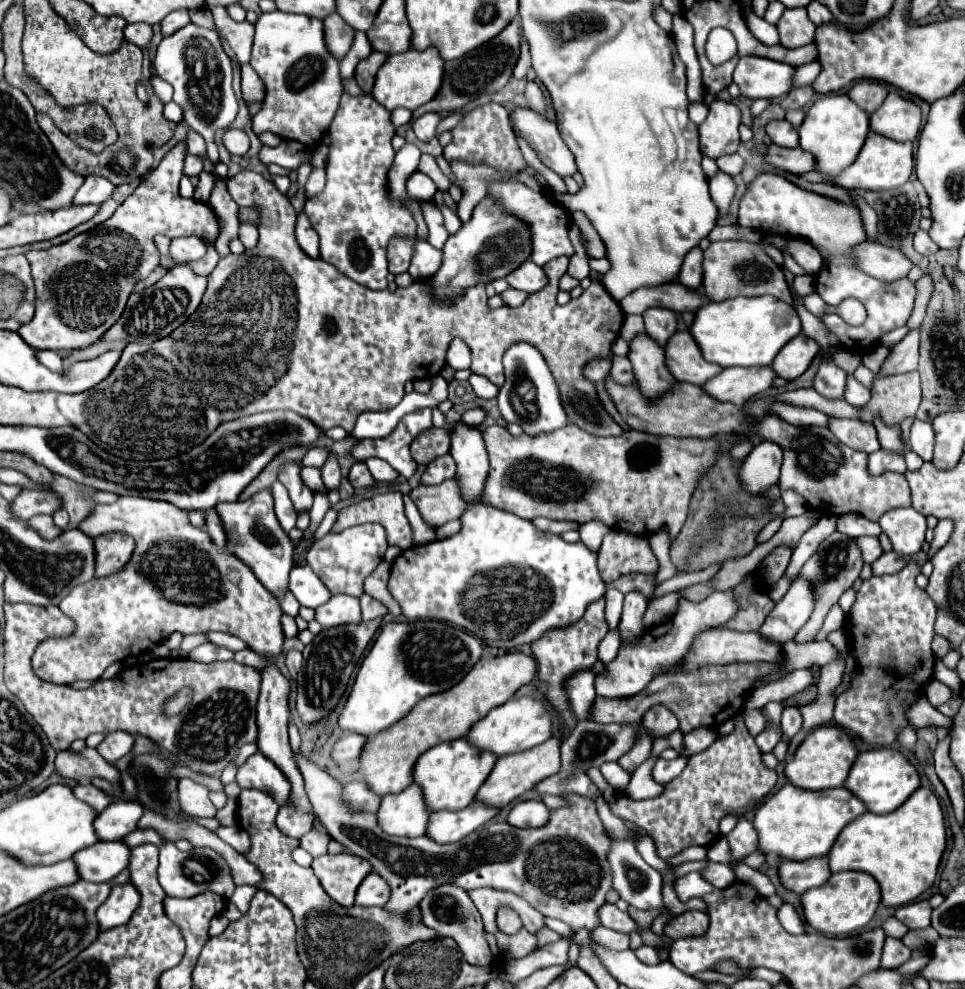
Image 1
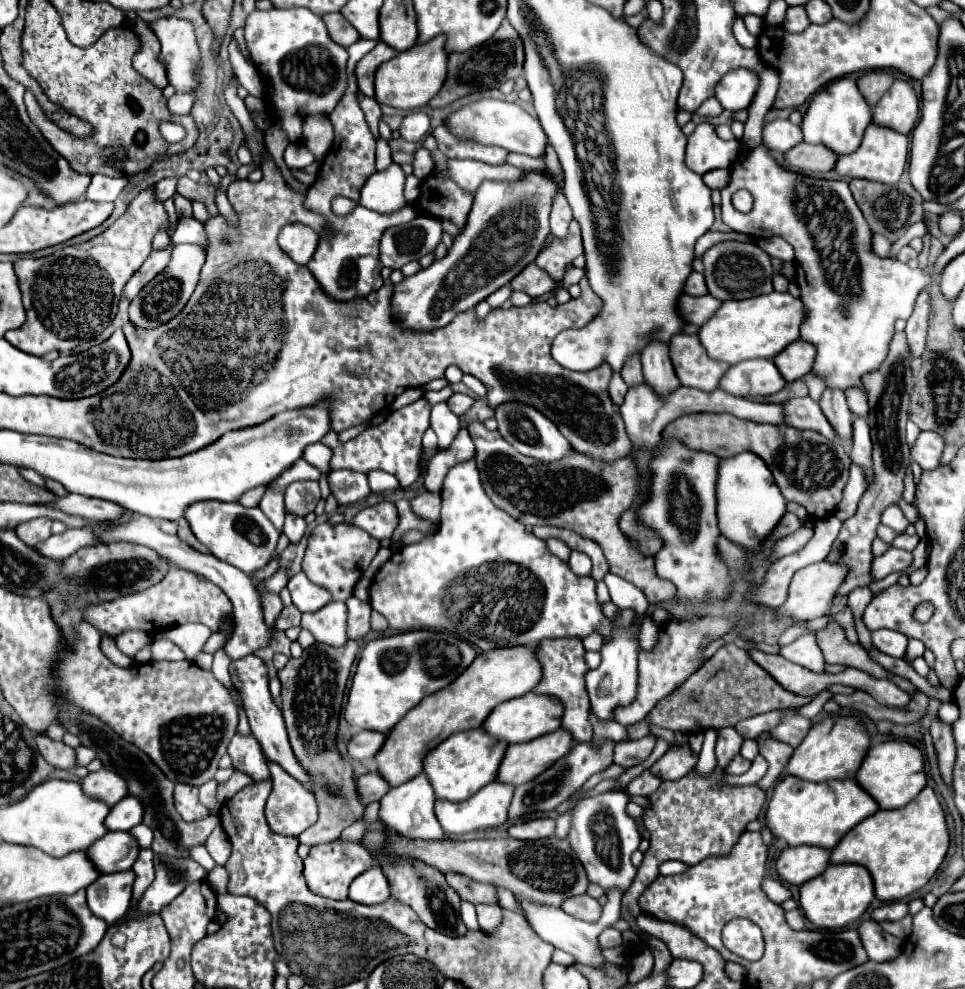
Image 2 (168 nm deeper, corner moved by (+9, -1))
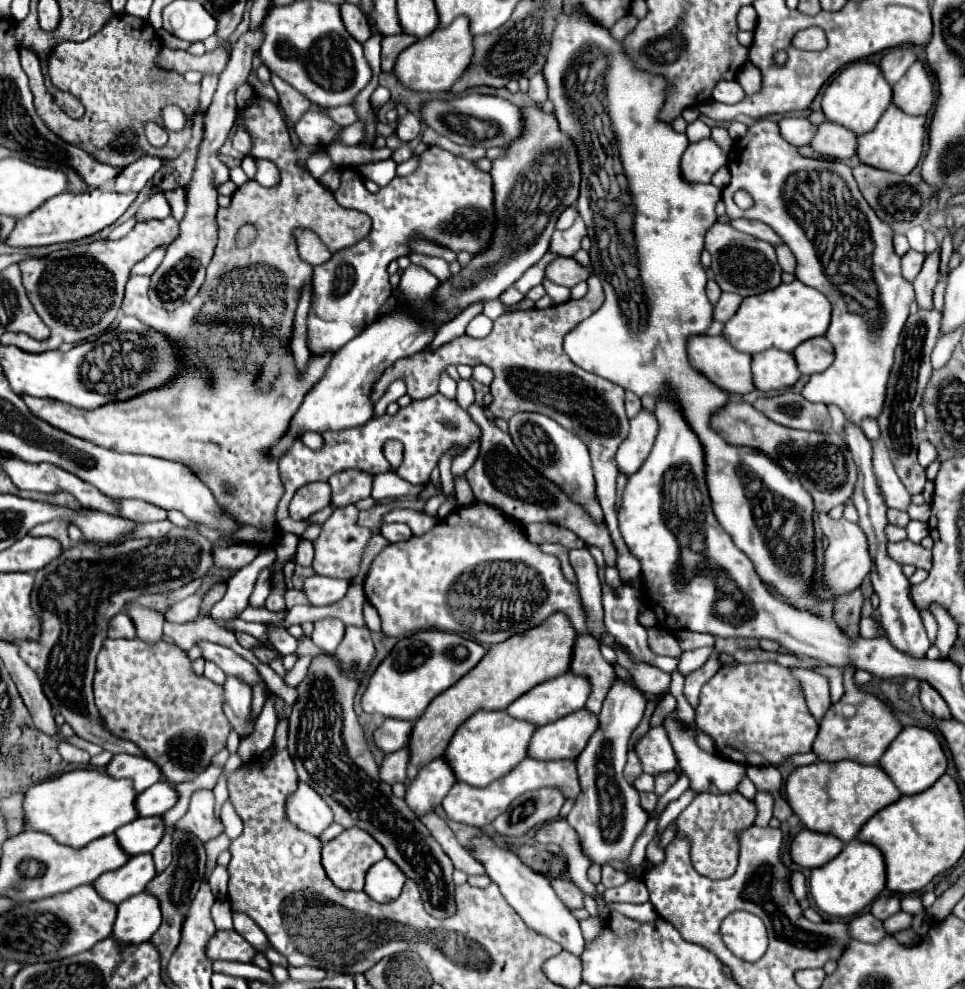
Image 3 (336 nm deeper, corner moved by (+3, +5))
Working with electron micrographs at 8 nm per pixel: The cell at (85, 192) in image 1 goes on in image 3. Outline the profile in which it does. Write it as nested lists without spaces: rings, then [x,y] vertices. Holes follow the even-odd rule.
[[[154,156],[138,158],[138,162],[120,170],[120,174],[112,180],[114,192],[140,192],[144,184],[158,172],[160,166],[162,166],[162,160]]]

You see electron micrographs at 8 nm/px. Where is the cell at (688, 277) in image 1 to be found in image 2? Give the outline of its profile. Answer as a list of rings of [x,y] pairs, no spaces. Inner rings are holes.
[[[692,272],[688,282],[686,282],[686,294],[690,296],[704,296],[708,294],[708,288],[706,288],[706,282],[704,282],[704,276],[698,274],[698,272]]]

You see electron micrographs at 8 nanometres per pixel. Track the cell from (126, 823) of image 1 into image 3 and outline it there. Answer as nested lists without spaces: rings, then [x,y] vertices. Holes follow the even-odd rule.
[[[156,782],[148,790],[140,792],[134,800],[134,808],[138,810],[138,816],[160,816],[168,812],[178,800],[176,790],[166,782]]]

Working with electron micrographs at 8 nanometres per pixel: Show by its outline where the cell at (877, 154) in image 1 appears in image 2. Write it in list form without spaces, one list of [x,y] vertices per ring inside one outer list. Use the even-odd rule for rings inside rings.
[[[870,124],[866,128],[860,148],[848,156],[840,156],[834,170],[840,176],[848,178],[866,178],[882,184],[896,184],[902,172],[906,170],[906,162],[908,162],[908,136],[894,132],[892,128],[884,128],[880,124]]]

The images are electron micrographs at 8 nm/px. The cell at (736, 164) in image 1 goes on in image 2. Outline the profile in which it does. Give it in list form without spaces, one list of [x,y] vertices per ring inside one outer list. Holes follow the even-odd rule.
[[[712,170],[708,174],[704,174],[704,182],[708,188],[712,190],[722,190],[730,180],[730,172],[728,170]]]

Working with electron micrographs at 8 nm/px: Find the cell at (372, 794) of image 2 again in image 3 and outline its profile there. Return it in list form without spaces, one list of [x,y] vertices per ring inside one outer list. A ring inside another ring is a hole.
[[[402,748],[398,752],[386,754],[380,768],[378,768],[378,776],[382,782],[386,784],[396,784],[396,782],[406,782],[406,762],[408,762],[408,750]]]

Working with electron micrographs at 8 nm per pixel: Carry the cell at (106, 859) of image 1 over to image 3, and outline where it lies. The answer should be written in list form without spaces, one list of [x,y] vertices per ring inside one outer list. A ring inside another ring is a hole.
[[[160,816],[136,818],[134,822],[130,822],[130,826],[122,826],[122,830],[116,830],[114,834],[120,848],[128,856],[138,856],[154,850],[164,834],[164,822]]]

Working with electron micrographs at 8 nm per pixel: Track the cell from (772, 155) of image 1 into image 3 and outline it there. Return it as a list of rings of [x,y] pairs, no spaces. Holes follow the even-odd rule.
[[[822,122],[814,140],[810,142],[810,148],[822,158],[844,160],[856,154],[856,138],[844,126],[838,126],[834,122]]]

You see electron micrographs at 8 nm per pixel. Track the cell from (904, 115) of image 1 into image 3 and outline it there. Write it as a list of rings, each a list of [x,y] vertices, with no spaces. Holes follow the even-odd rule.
[[[914,62],[892,88],[892,102],[910,116],[928,114],[934,100],[934,84],[922,62]]]

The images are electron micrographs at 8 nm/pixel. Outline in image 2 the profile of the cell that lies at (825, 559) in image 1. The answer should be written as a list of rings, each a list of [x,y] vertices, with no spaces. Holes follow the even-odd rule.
[[[896,332],[890,344],[890,352],[886,356],[886,360],[882,362],[882,366],[868,374],[864,380],[864,386],[868,390],[868,404],[870,404],[870,416],[868,416],[868,424],[870,424],[870,434],[872,434],[872,444],[874,444],[874,472],[876,472],[876,484],[864,492],[860,504],[858,504],[858,512],[844,522],[830,556],[826,558],[828,562],[844,562],[850,572],[844,580],[844,584],[840,586],[838,594],[850,594],[854,588],[860,586],[868,586],[872,584],[872,574],[870,574],[870,566],[872,566],[872,540],[876,538],[876,528],[880,522],[880,514],[882,510],[892,504],[892,502],[900,502],[902,500],[902,492],[904,492],[904,472],[910,466],[910,446],[906,442],[906,422],[908,422],[908,408],[910,408],[910,394],[914,388],[914,376],[912,376],[912,368],[910,368],[910,360],[912,356],[908,356],[908,340],[904,336],[904,332]]]

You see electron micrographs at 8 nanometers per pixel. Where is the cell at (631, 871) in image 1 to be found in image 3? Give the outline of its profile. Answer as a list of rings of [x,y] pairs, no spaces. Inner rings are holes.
[[[616,676],[604,698],[604,706],[598,716],[598,728],[576,760],[582,792],[566,820],[576,830],[586,858],[598,866],[626,862],[636,838],[642,834],[648,822],[648,812],[640,806],[638,792],[622,776],[626,752],[630,748],[630,734],[642,722],[644,708],[646,696],[642,690],[634,682],[626,682]]]

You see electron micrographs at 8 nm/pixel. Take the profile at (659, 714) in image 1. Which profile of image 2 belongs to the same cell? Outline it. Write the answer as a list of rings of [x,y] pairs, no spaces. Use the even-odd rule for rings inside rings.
[[[646,736],[646,738],[640,738],[640,740],[630,740],[630,742],[618,742],[616,748],[614,748],[614,762],[618,766],[624,766],[624,768],[626,768],[626,758],[640,764],[650,756],[650,752],[654,748],[654,742],[656,742],[654,736]]]

